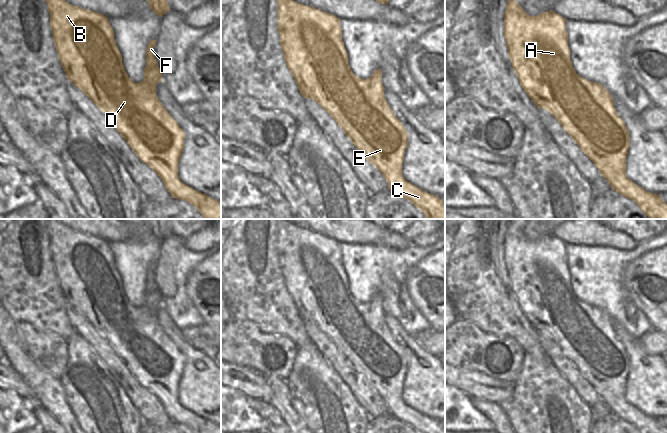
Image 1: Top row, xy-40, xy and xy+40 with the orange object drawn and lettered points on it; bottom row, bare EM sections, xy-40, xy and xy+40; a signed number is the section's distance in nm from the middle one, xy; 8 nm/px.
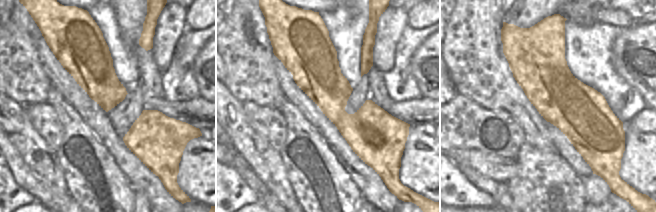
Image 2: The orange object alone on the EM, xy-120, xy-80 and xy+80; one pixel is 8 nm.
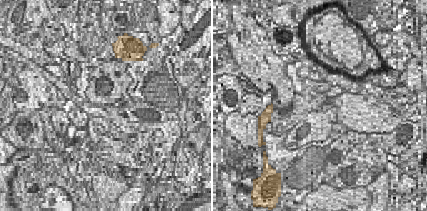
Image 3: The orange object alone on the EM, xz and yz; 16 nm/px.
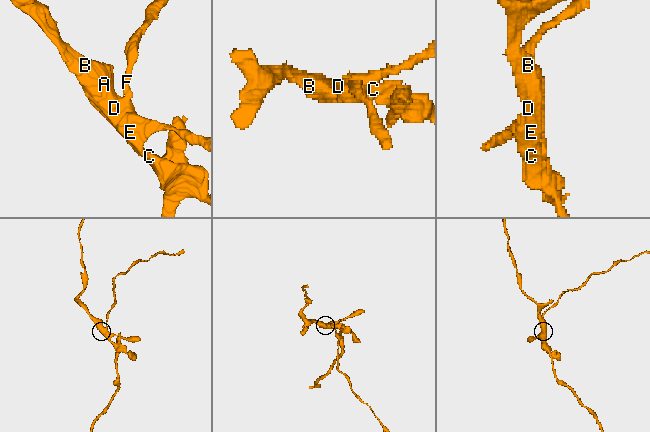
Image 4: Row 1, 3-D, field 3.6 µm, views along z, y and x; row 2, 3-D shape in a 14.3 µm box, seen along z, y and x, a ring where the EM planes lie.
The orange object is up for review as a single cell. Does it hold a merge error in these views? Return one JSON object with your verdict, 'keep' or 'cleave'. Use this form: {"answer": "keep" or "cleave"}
{"answer": "cleave"}

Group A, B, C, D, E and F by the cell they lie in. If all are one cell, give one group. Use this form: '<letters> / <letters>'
A B C D E / F

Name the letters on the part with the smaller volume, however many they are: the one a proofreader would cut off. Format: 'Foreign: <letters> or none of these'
Foreign: F

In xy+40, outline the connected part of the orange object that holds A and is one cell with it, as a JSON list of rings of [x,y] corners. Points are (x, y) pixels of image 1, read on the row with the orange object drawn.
[[[508,0],[504,13],[504,37],[512,67],[520,85],[538,107],[547,110],[572,137],[582,152],[594,163],[611,188],[633,200],[649,219],[667,219],[667,204],[658,195],[647,192],[626,177],[626,157],[630,147],[630,135],[622,118],[616,113],[614,101],[608,90],[597,82],[579,76],[570,59],[566,19],[549,10],[537,16],[529,16],[515,0]]]

